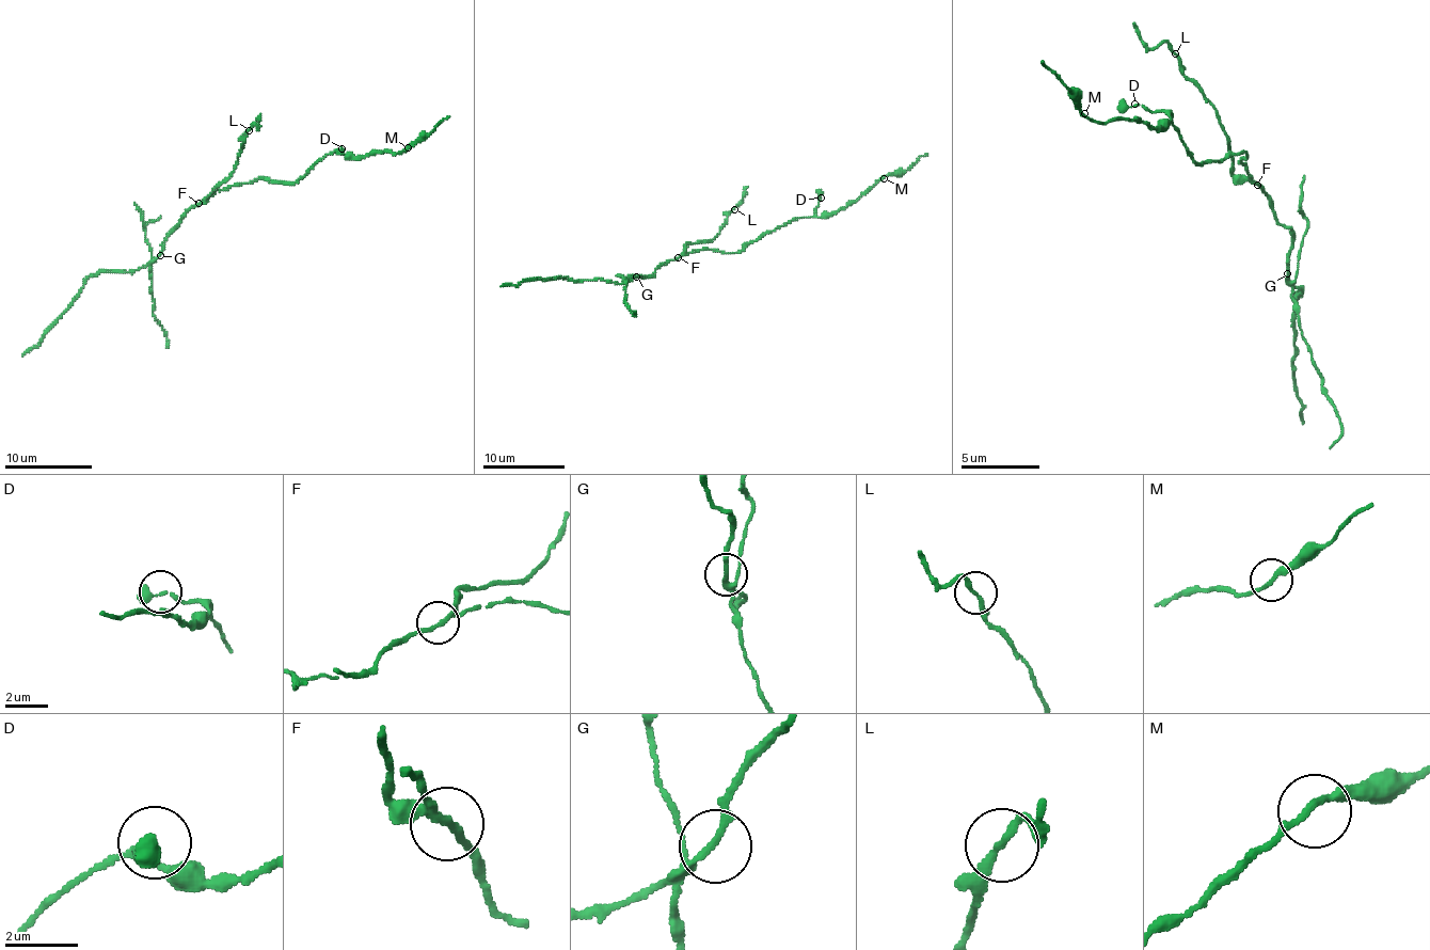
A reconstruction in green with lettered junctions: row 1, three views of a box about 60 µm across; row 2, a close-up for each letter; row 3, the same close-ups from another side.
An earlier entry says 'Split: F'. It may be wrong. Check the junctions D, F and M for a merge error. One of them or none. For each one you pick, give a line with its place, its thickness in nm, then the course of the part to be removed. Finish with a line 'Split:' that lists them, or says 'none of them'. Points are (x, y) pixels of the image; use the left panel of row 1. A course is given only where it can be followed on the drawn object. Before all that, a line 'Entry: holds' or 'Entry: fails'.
Entry: holds
F: place (199, 203); calibre 170 nm; course (199, 204), (173, 230), (162, 251), (145, 265), (121, 272), (93, 274), (42, 342), (22, 355)
Split: F

